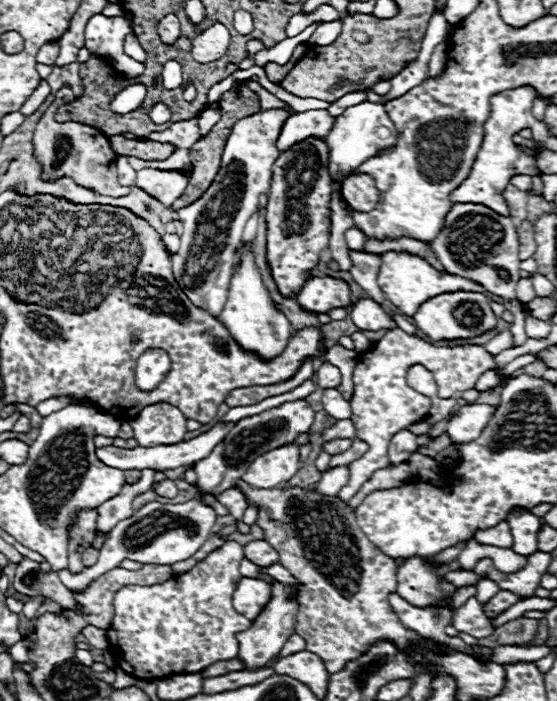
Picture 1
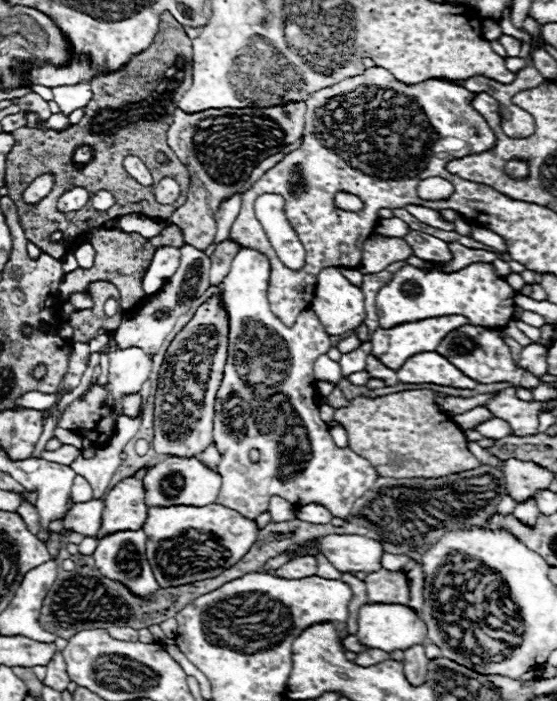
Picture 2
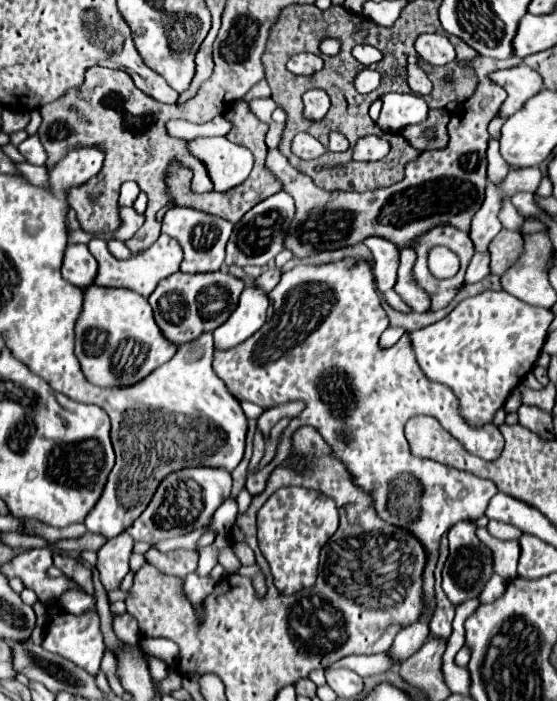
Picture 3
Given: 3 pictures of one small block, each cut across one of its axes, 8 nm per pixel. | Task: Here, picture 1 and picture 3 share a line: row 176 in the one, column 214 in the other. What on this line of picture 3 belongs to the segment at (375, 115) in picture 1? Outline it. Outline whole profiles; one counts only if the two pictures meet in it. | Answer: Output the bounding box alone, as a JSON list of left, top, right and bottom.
[214,284,268,348]

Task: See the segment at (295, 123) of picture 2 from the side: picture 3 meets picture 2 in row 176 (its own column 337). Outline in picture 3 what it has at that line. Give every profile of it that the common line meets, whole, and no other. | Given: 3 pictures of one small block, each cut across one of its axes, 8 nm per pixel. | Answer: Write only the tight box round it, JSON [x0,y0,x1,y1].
[266,55,522,258]

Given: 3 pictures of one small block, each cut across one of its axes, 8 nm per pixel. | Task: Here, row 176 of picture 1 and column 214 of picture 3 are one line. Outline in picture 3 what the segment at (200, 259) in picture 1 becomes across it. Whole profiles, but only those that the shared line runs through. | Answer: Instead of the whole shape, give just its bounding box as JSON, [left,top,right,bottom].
[162,206,234,272]

